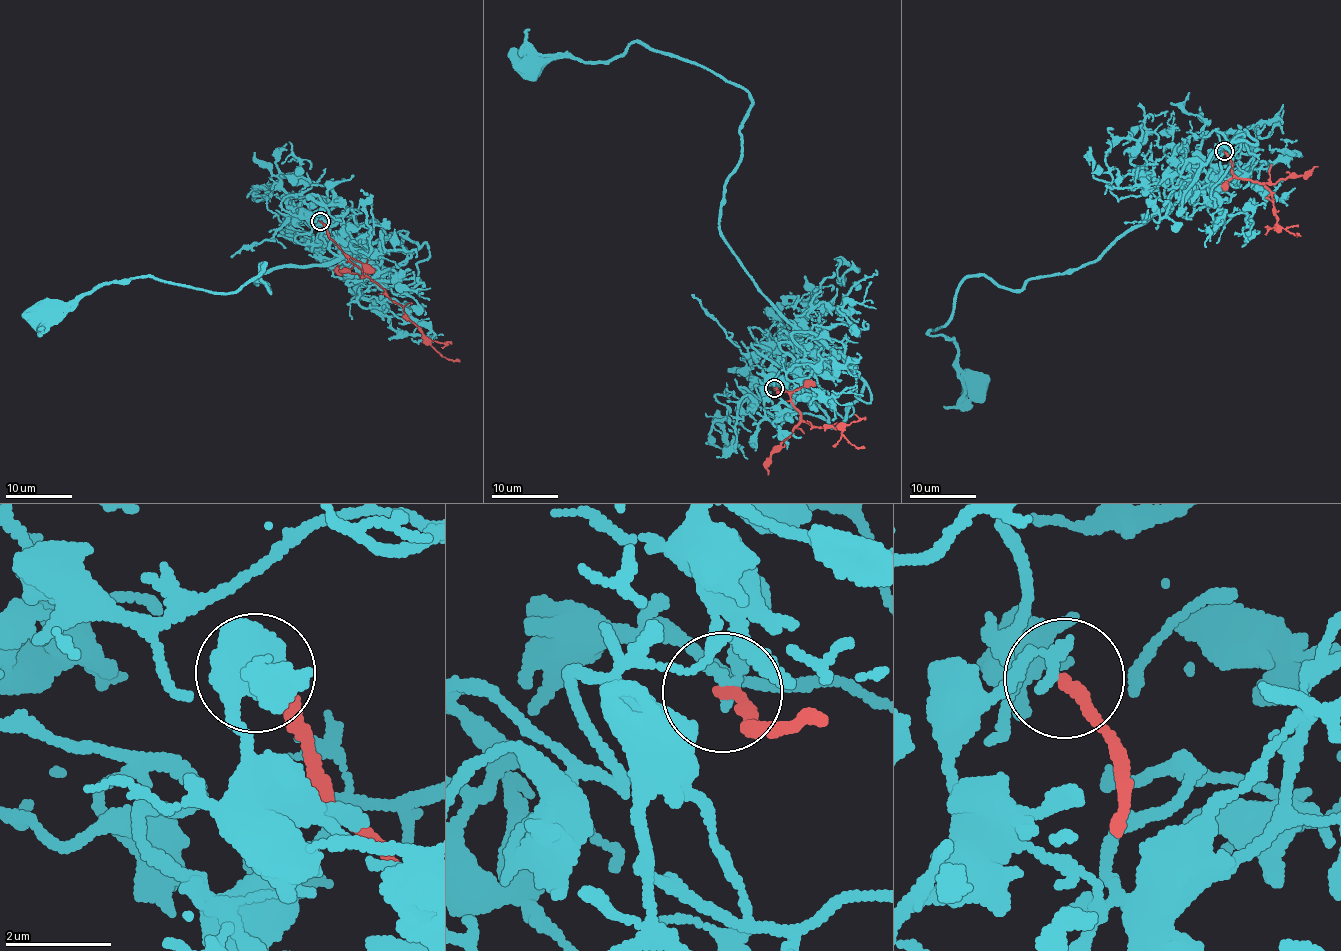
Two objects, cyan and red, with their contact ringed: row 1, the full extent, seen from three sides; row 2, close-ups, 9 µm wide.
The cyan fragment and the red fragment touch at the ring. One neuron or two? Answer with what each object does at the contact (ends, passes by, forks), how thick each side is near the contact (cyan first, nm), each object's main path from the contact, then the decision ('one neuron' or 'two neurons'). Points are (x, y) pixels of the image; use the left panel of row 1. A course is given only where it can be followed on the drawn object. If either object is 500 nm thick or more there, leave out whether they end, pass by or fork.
cyan ends there; red ends there; 260 nm thick on the cyan side, 240 nm on the other; cyan runs (319, 221), (346, 251), (418, 248), (41, 312); red runs (319, 221), (351, 262), (403, 308), (403, 315), (421, 335), (446, 359), (460, 361); two neurons

